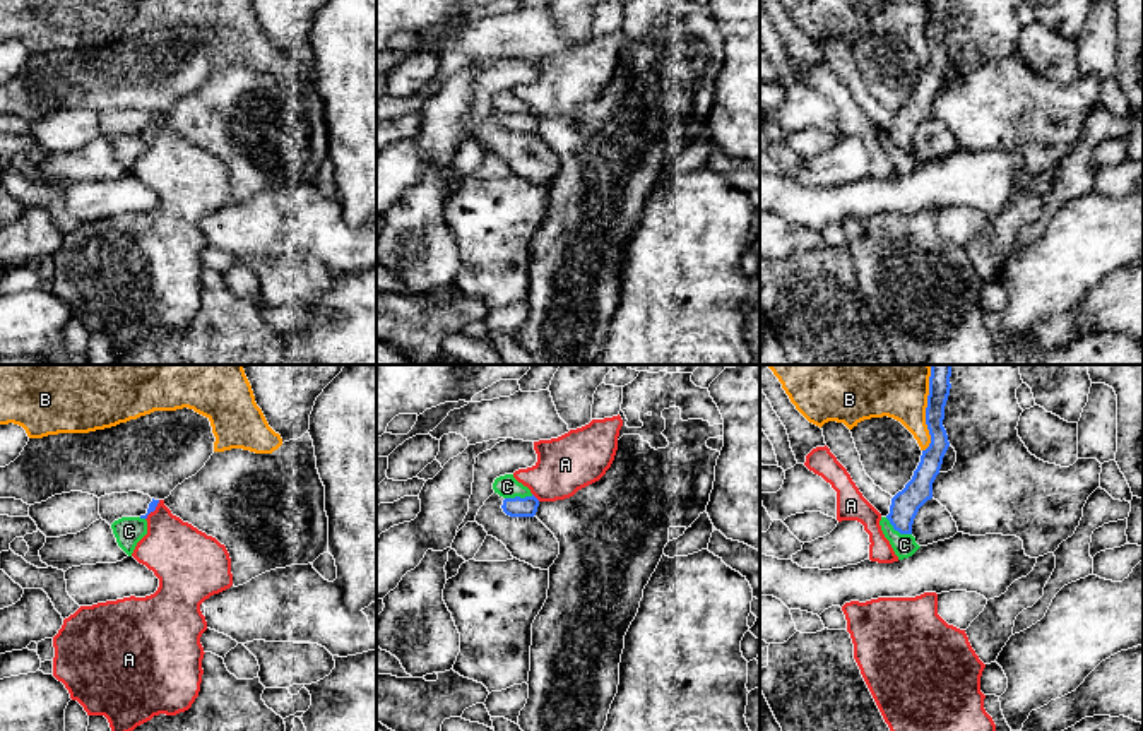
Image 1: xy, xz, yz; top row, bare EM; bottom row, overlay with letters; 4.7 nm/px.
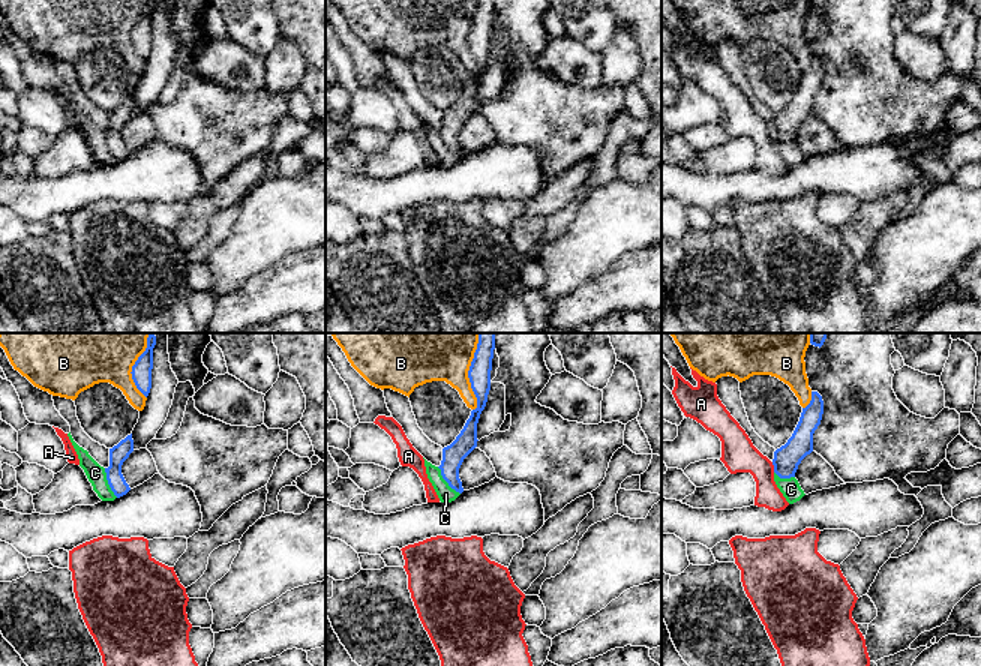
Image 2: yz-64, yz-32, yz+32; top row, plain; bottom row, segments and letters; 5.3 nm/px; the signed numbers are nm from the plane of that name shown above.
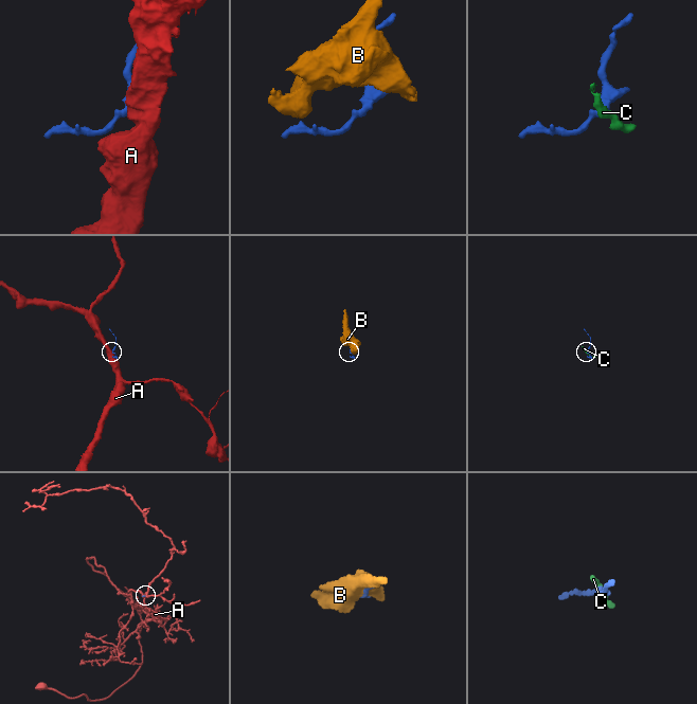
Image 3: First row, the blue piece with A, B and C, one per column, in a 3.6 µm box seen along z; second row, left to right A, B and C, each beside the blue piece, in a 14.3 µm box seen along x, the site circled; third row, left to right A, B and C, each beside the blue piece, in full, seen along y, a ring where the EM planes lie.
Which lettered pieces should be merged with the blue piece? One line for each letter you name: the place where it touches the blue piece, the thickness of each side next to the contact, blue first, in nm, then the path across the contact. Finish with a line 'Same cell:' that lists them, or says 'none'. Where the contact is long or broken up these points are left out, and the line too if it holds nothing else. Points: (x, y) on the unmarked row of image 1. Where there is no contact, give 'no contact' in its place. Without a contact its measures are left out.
C: contact yz (897, 146); calibres 140 and 110 nm; way yz (906, 120), (897, 146), (904, 161)
Same cell: C

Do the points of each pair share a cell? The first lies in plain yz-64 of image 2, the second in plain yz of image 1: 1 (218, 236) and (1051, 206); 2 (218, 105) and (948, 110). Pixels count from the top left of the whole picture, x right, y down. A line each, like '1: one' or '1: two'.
1: one
2: one

